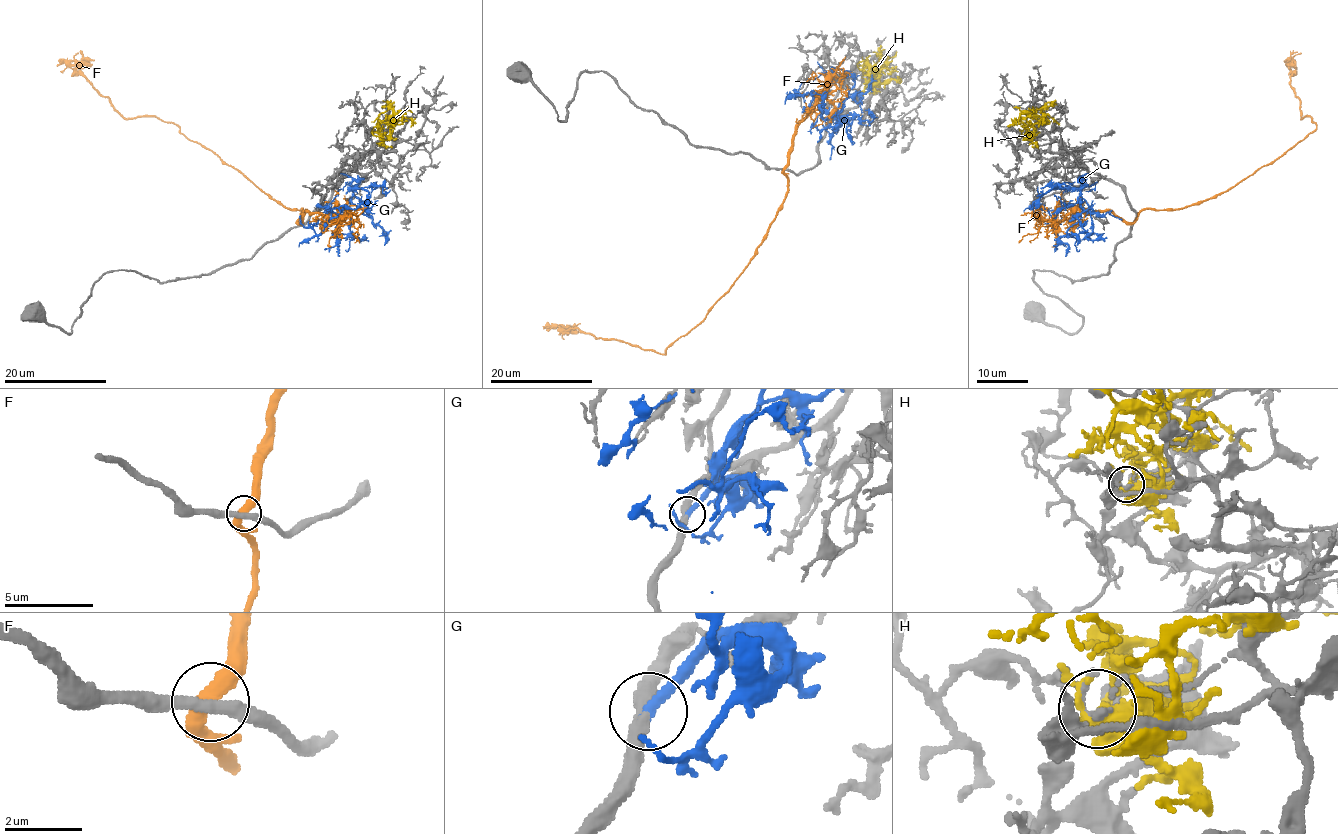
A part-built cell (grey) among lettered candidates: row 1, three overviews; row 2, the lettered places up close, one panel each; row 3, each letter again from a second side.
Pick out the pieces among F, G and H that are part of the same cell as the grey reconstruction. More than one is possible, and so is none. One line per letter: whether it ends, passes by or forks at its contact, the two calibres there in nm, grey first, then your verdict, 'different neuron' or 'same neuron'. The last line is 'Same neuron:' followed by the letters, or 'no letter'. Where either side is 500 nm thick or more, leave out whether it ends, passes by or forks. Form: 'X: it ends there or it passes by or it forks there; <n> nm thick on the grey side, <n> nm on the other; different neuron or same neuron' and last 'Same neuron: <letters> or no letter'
F: it passes by; 320 nm thick on the grey side, 440 nm on the other; different neuron
G: it ends there; 380 nm thick on the grey side, 280 nm on the other; same neuron
H: it forks there; 130 nm thick on the grey side, 360 nm on the other; different neuron
Same neuron: G

